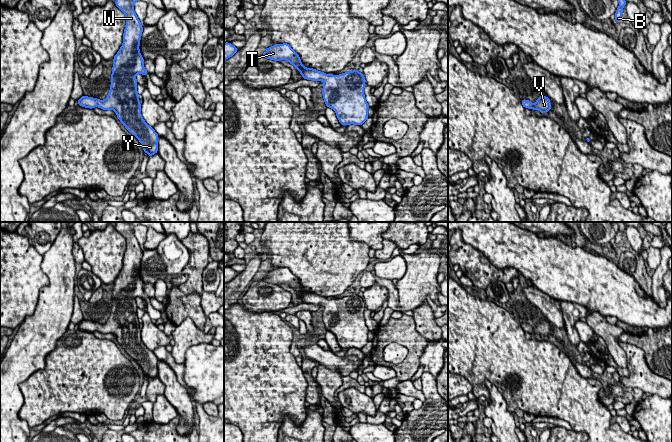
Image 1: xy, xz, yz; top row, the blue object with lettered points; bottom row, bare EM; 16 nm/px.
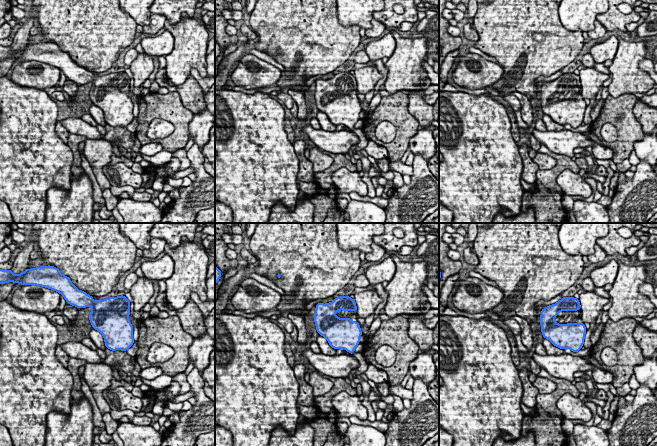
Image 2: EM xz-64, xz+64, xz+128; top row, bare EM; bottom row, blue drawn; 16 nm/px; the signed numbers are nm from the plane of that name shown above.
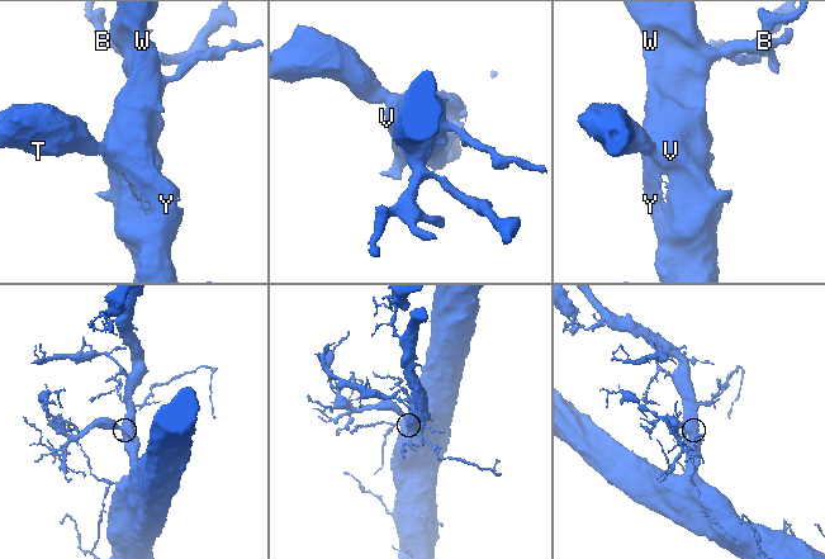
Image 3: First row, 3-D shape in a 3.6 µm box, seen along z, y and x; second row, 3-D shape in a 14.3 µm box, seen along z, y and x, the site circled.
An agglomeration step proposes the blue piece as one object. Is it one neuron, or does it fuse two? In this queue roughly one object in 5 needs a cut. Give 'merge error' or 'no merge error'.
no merge error

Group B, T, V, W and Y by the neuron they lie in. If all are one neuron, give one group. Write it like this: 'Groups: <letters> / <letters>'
Groups: B T V W Y

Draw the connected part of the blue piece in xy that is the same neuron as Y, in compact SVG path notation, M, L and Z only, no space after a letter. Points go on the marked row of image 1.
M116 0L115 5L126 16L123 44L113 58L111 86L107 98L99 100L82 96L78 101L82 107L112 109L126 129L136 136L144 152L150 156L158 152L158 134L149 126L141 115L141 104L137 92L136 75L147 75L144 59L139 45L143 31L141 22L134 12L134 3L138 0Z

